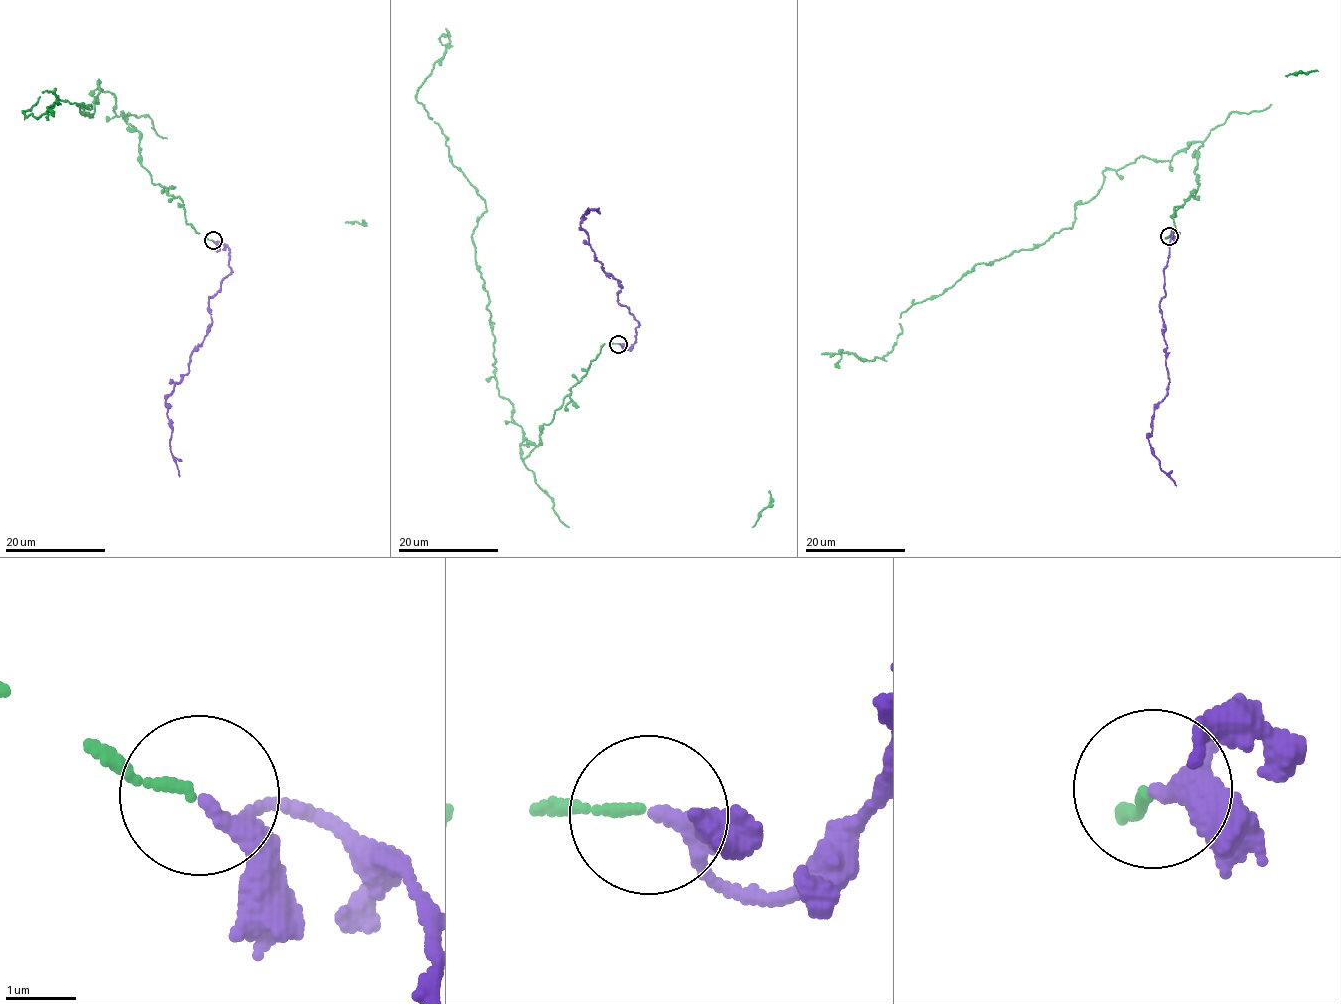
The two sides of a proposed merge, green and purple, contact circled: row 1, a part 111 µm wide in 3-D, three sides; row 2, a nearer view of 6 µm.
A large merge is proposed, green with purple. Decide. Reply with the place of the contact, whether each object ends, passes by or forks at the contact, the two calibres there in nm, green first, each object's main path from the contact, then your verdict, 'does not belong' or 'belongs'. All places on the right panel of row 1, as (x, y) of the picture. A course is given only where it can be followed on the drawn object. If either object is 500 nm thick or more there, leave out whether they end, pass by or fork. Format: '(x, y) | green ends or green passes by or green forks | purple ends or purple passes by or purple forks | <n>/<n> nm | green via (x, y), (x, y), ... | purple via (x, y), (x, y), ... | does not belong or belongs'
(1169, 236) | green ends | purple passes by | 130/180 nm | green via (1168, 236), (1200, 183), (1199, 141), (1104, 170), (1071, 227), (903, 311), (883, 357), (821, 354) | purple via (1169, 235), (1175, 230), (1160, 301), (1169, 381), (1148, 437), (1151, 452), (1176, 485) | belongs

